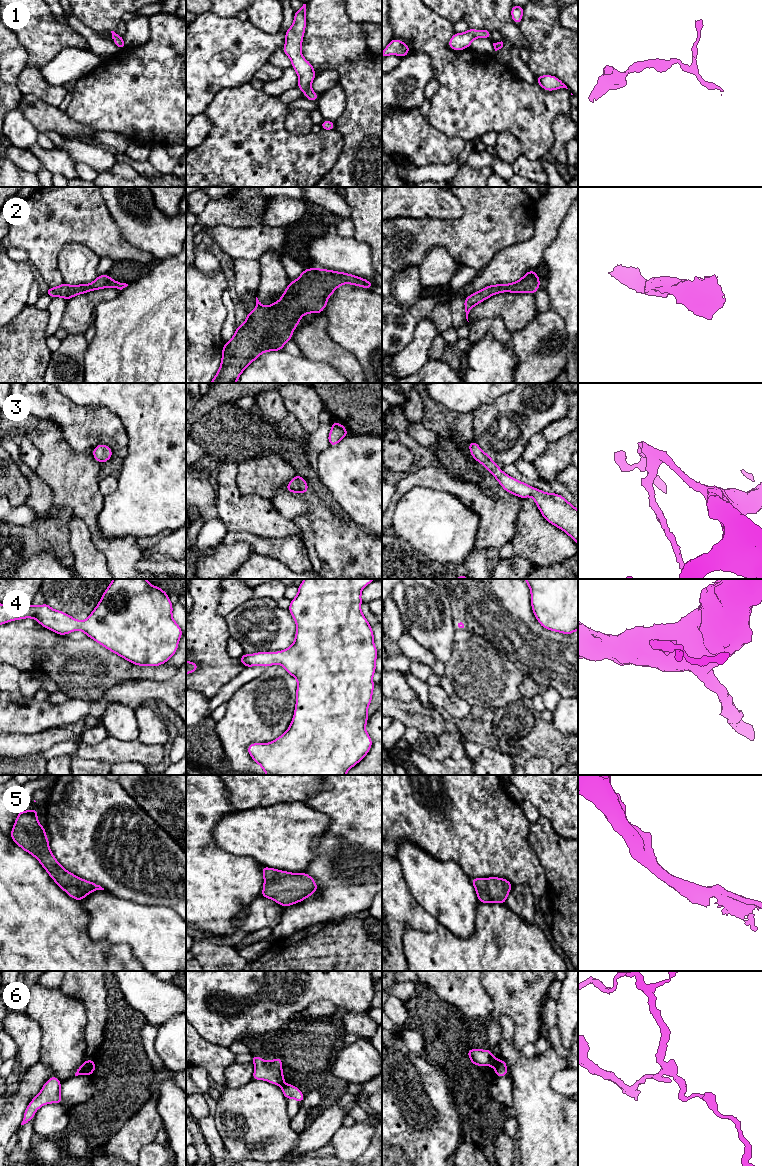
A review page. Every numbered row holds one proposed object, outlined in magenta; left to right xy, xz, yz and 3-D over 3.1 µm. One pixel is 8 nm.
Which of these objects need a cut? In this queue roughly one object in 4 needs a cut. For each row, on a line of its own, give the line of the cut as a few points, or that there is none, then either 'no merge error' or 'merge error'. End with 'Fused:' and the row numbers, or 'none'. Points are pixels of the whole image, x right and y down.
1: no cut | no merge error
2: no cut | no merge error
3: no cut | no merge error
4: no cut | no merge error
5: no cut | no merge error
6: xy (90, 1059), (89, 1065), (83, 1073) | merge error
Fused: 6

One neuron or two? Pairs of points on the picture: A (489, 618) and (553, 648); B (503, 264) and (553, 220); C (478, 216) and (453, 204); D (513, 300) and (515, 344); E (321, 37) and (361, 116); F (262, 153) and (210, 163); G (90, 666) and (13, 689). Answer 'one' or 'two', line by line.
A: one
B: one
C: two
D: two
E: one
F: one
G: two

